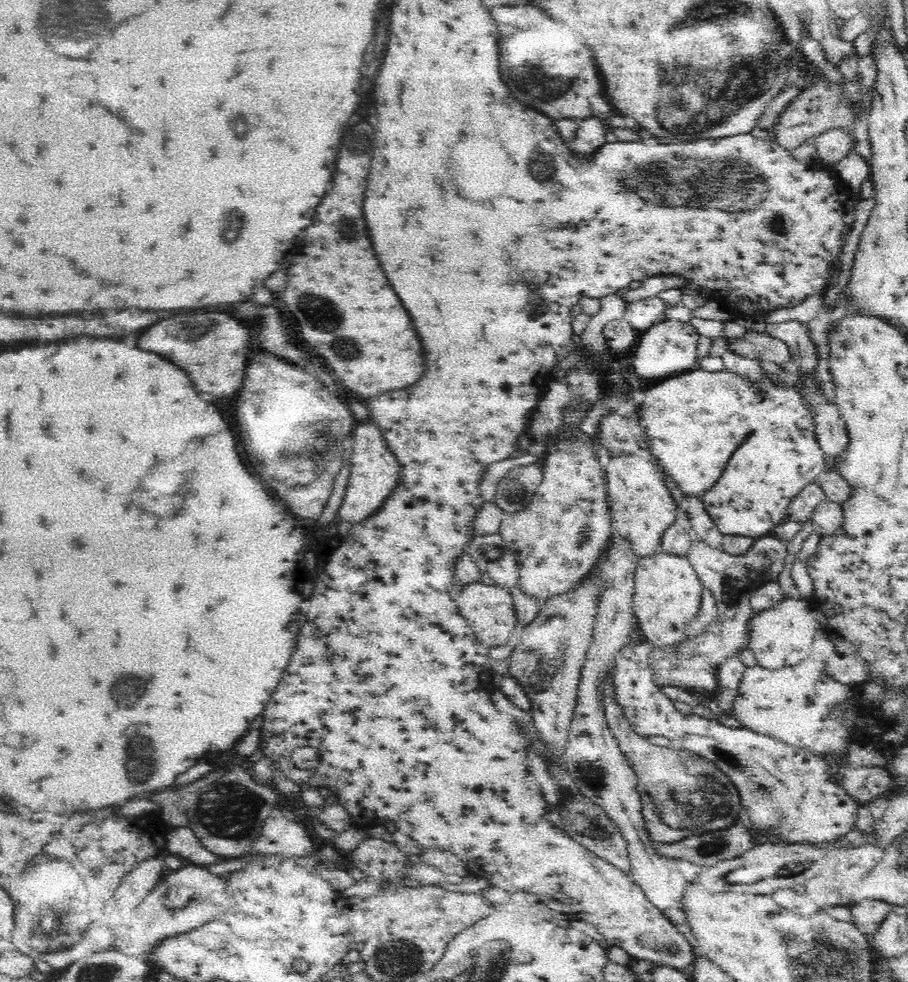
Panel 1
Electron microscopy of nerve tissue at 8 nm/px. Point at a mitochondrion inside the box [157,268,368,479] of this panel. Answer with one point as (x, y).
(326, 319)

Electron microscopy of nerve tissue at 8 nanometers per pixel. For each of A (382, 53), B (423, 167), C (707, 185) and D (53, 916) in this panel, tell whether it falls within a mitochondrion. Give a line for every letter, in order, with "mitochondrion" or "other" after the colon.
A: other
B: other
C: mitochondrion
D: mitochondrion

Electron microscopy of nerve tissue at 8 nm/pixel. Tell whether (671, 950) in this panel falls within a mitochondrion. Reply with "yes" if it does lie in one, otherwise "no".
no

